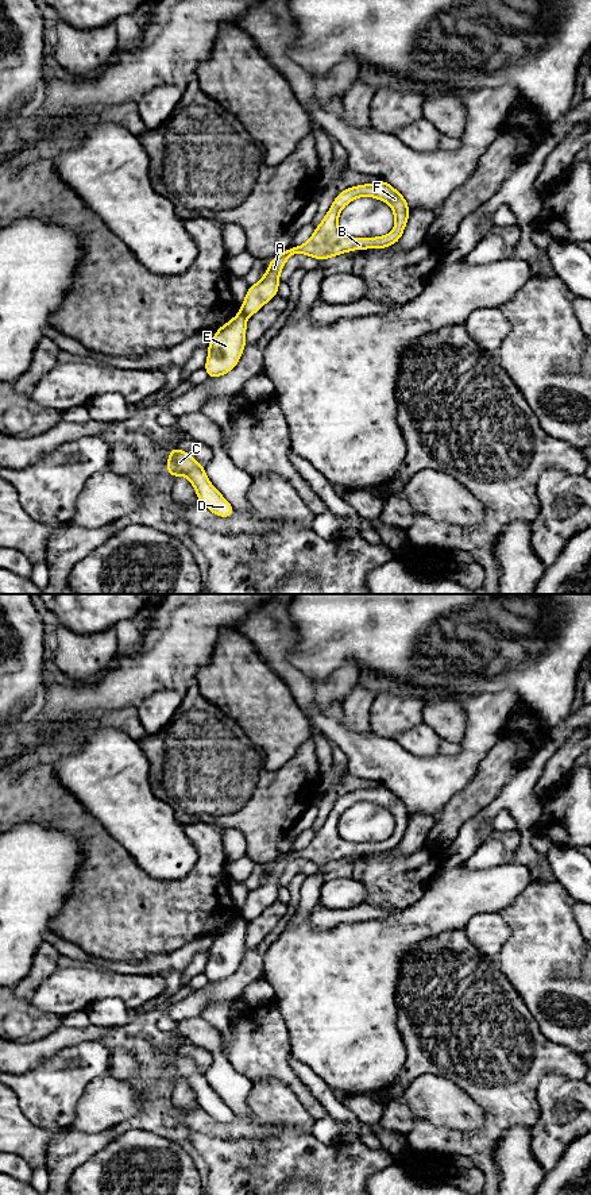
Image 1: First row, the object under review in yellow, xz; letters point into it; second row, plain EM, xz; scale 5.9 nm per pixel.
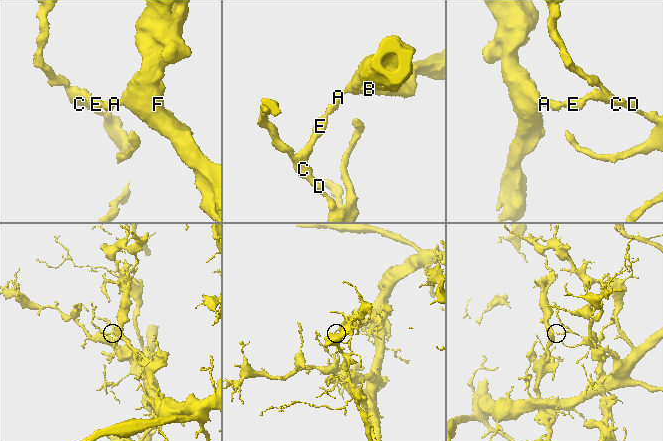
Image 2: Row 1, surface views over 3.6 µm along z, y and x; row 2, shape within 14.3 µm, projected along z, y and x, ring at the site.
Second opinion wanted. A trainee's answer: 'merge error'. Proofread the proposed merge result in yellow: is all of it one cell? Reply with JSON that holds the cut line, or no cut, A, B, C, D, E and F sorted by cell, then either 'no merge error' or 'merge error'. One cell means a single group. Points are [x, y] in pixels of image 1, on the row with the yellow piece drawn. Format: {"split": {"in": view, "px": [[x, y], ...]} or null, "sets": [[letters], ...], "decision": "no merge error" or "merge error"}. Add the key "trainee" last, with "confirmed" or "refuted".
{"split": {"in": "xz", "px": [[240, 311], [246, 316]]}, "sets": [["A", "B", "F"], ["C", "D", "E"]], "decision": "merge error", "trainee": "confirmed"}

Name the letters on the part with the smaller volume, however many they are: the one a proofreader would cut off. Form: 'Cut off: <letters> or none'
Cut off: A, B, F

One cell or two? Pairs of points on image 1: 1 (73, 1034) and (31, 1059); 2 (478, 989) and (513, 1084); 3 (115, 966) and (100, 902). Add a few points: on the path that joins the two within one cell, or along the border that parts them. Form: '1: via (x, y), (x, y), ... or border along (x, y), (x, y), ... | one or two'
1: via (62, 1037), (42, 1049) | one
2: via (478, 1013), (478, 1033), (497, 1053), (498, 1060) | one
3: border along (84, 951), (89, 956), (105, 959), (145, 960) | two

